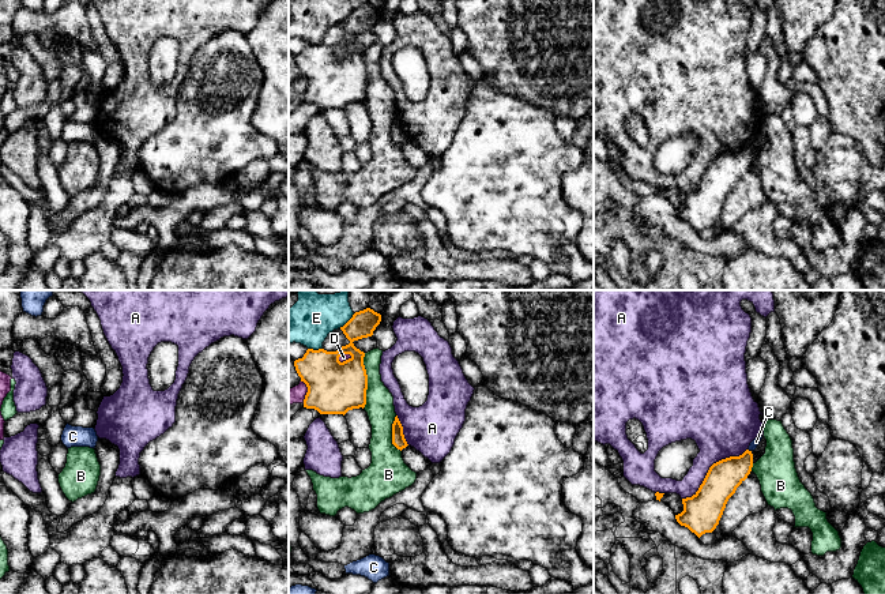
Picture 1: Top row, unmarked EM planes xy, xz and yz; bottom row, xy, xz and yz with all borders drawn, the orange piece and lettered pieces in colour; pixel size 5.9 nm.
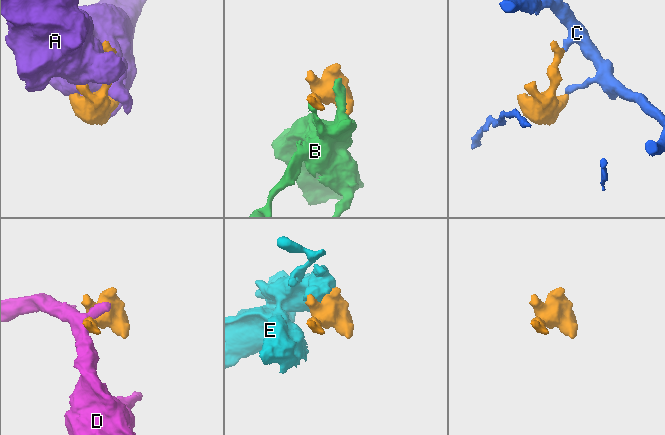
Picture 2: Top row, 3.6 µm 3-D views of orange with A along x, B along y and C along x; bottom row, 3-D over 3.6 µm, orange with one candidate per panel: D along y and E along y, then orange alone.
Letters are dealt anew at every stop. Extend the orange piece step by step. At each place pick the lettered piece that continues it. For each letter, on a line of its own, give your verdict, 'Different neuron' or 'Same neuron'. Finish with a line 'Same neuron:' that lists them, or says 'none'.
A: Different neuron
B: Different neuron
C: Different neuron
D: Different neuron
E: Different neuron
Same neuron: none

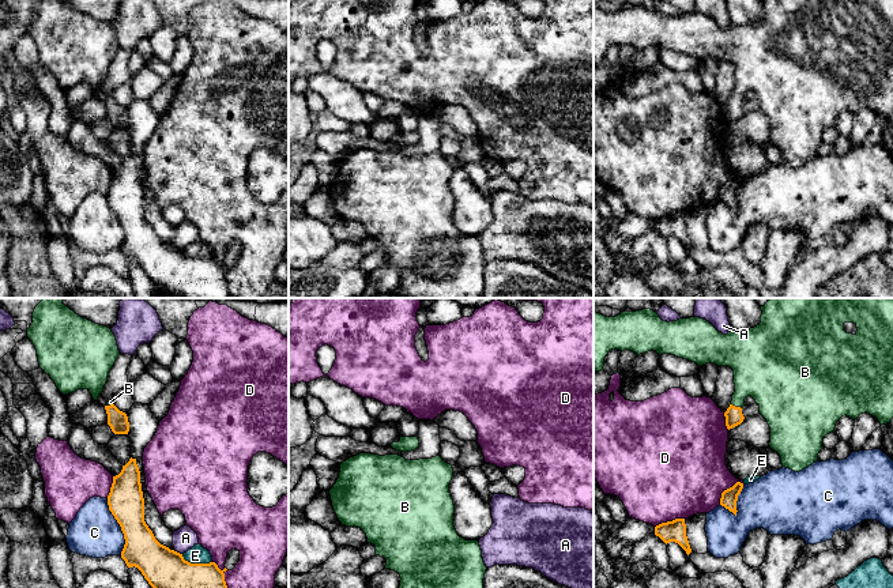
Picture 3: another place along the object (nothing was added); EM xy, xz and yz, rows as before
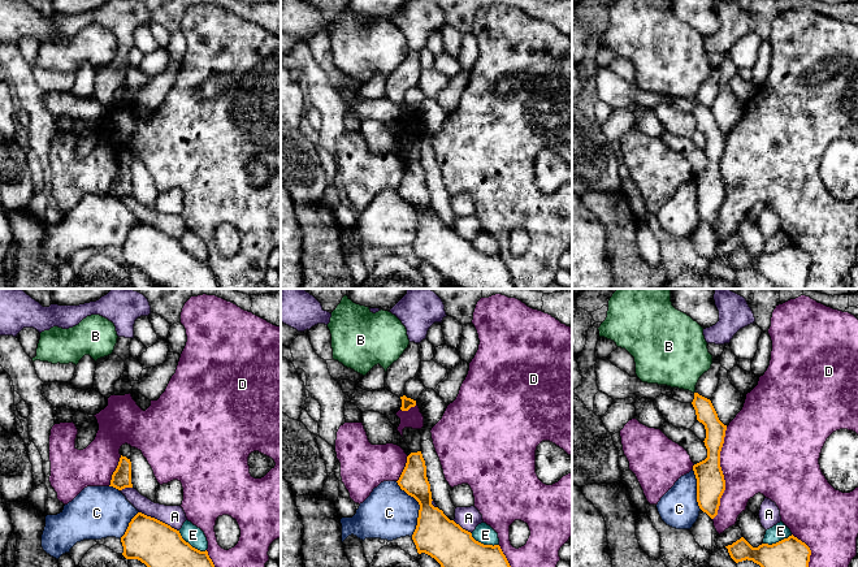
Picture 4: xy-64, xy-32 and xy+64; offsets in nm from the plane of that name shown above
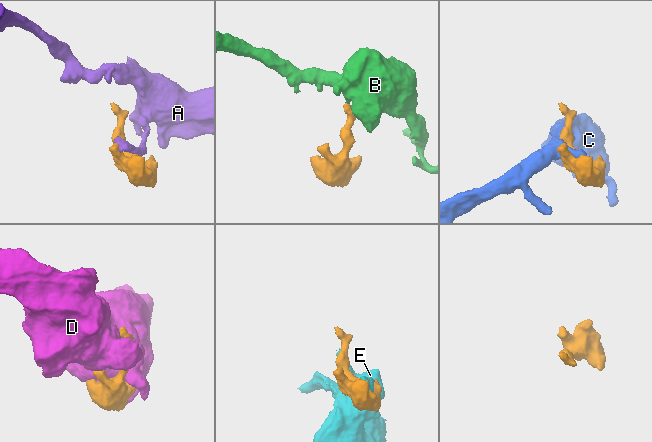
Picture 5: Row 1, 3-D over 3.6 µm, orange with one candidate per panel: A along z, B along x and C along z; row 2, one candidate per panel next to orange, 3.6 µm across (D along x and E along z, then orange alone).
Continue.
A: Different neuron
B: Same neuron
C: Different neuron
D: Different neuron
E: Different neuron
Same neuron: B

